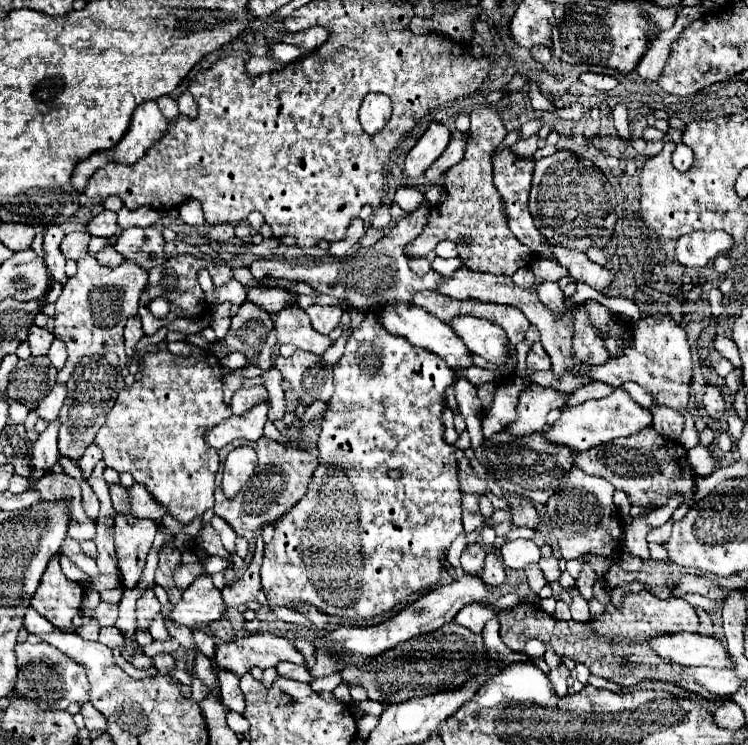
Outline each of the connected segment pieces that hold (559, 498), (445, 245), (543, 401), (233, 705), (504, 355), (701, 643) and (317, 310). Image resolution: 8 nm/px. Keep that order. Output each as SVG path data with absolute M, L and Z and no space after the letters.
M572 468L570 482L546 502L552 532L558 540L564 560L578 558L584 552L610 556L614 550L618 550L624 532L622 532L622 518L612 502L612 494L614 486L604 478L596 478L584 474L578 468Z
M450 240L440 242L440 244L434 248L434 252L436 252L440 258L454 258L454 256L458 256L456 244L454 244L454 242L450 242Z
M534 384L522 390L518 398L518 406L516 406L518 420L512 422L512 426L508 426L506 432L522 438L522 436L530 436L534 432L544 430L546 414L552 408L562 408L566 398L568 394L558 392L554 388L544 388L540 384Z
M220 672L220 696L222 696L222 702L232 710L232 712L238 712L238 714L244 714L244 696L242 696L242 690L238 686L238 676L230 674L230 672Z
M458 316L450 326L464 340L470 352L486 358L494 366L502 366L510 360L510 342L504 338L502 326L474 316Z
M660 634L660 638L650 638L646 642L662 660L676 664L692 664L692 666L710 666L710 668L732 668L730 654L724 650L720 640L702 634Z
M310 306L306 308L306 314L314 326L314 330L318 330L320 334L330 334L332 328L340 322L342 310L338 306Z

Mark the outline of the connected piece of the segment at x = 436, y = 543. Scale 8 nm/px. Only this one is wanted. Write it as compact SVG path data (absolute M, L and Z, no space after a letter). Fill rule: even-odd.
M370 312L362 320L360 328L348 338L346 350L340 358L340 362L334 366L334 394L328 402L328 410L320 424L320 438L318 438L318 468L312 474L308 492L304 498L292 506L278 522L276 532L270 544L264 546L264 562L260 568L262 576L262 588L266 592L270 608L276 606L290 606L294 602L310 602L324 614L332 614L338 618L374 618L384 614L386 610L394 608L398 602L404 600L404 596L410 596L420 590L428 590L438 584L440 574L446 570L446 552L450 544L456 540L456 536L464 530L462 528L462 512L460 512L460 484L458 484L458 466L454 456L454 446L444 442L444 424L442 424L442 412L448 408L444 402L446 388L456 382L456 372L440 358L438 354L432 354L424 348L412 346L406 338L388 334L384 330L384 324L380 322L380 316Z

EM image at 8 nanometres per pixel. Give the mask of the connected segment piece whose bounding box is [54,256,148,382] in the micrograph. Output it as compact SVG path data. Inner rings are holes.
M86 256L78 262L78 272L66 280L58 300L56 300L56 314L54 314L54 336L66 344L68 360L64 368L58 372L58 380L66 382L74 368L80 364L84 356L92 354L106 354L114 352L120 356L120 362L126 362L122 330L124 322L130 316L138 314L138 300L148 282L148 272L124 260L116 268L100 266L94 256Z

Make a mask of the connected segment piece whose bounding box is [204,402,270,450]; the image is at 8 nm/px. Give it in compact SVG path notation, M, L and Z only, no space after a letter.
M262 402L260 406L254 406L252 410L248 410L248 414L230 416L224 422L220 422L218 426L214 426L212 430L208 430L204 440L208 440L208 446L212 446L214 450L224 448L226 444L230 444L236 438L258 440L262 436L264 424L268 420L266 418L268 408L270 408L270 404Z

